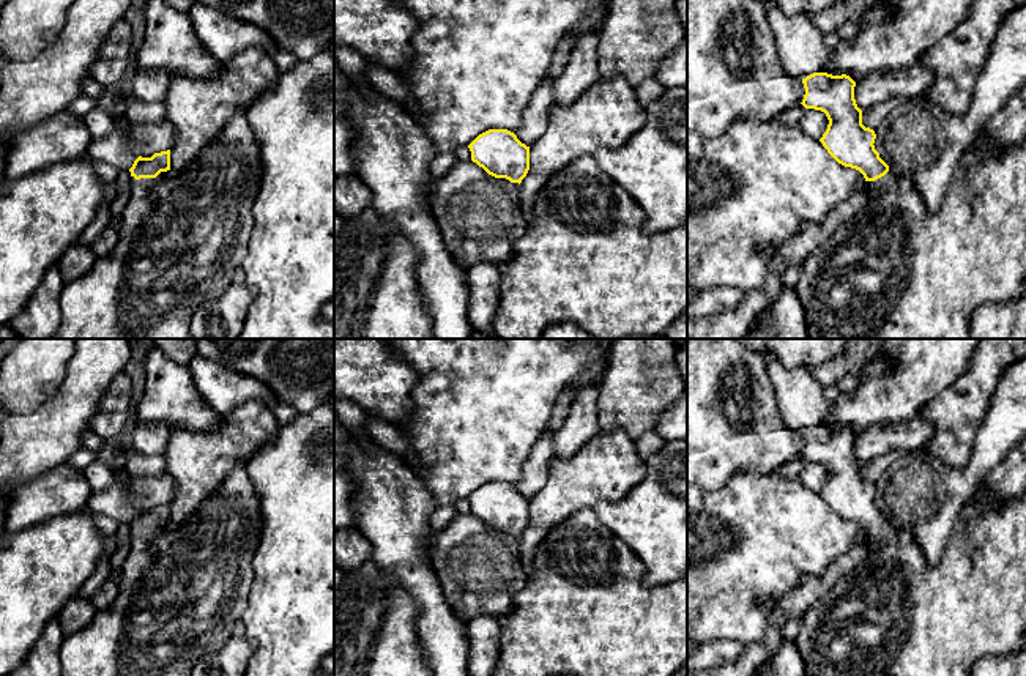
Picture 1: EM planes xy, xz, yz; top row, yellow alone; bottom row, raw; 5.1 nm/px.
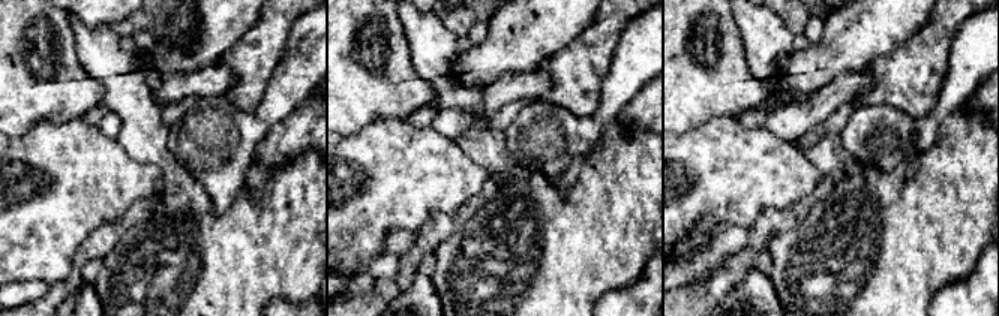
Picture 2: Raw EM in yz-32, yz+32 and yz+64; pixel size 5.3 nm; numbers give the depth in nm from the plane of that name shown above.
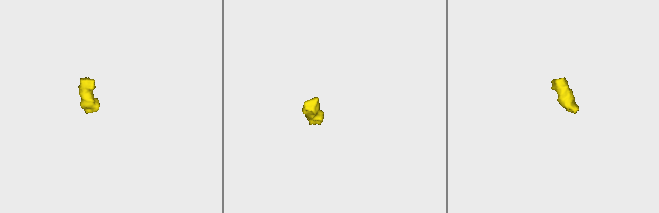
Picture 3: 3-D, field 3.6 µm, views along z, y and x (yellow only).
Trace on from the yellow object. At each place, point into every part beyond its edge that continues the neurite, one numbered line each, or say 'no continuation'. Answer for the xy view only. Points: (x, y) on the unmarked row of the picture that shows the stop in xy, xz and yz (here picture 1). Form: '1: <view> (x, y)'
1: xy (183, 586)

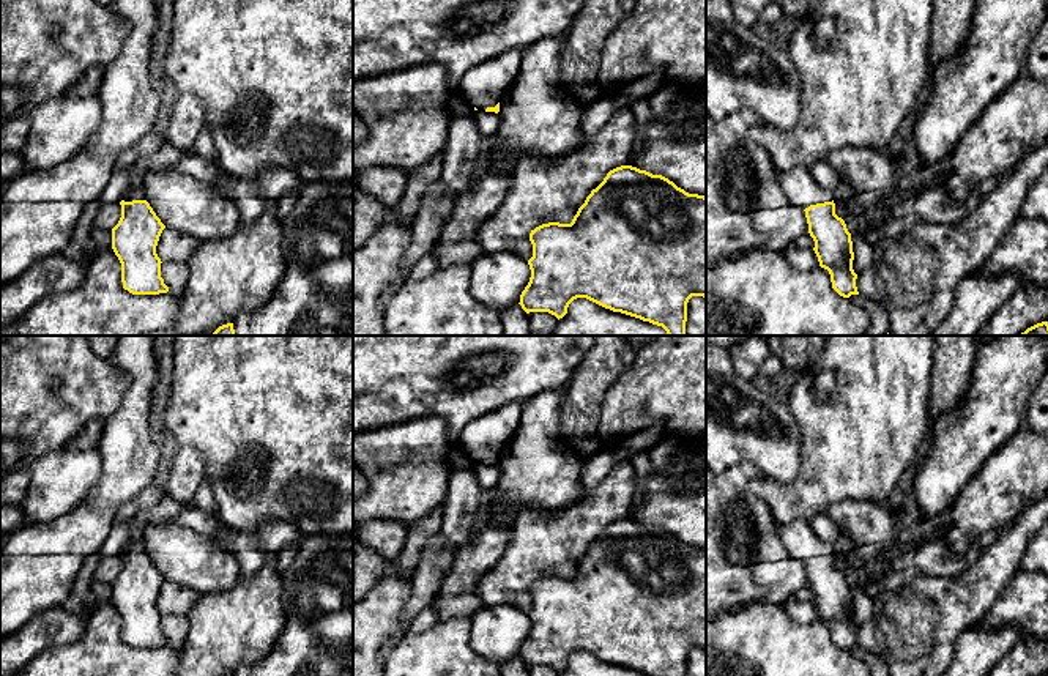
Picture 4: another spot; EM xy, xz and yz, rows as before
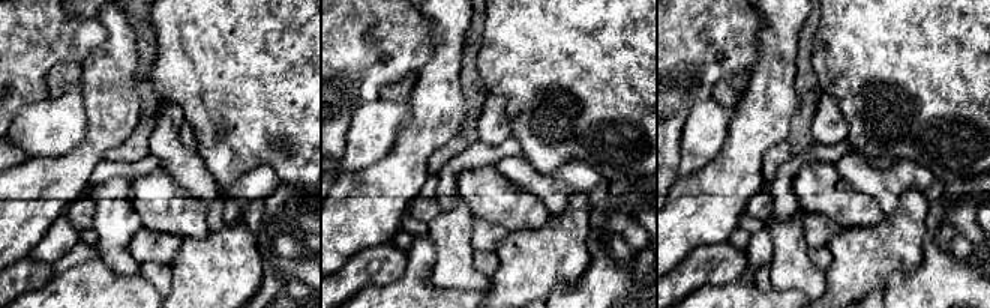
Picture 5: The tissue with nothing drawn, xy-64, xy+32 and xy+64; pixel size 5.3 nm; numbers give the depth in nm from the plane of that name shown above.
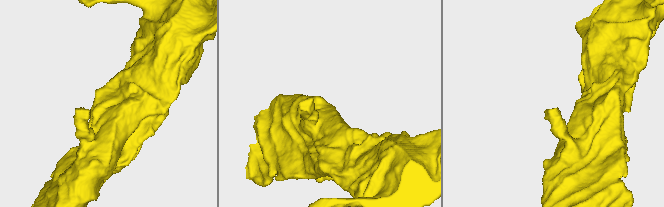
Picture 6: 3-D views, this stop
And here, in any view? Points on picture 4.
1: yz (798, 539)

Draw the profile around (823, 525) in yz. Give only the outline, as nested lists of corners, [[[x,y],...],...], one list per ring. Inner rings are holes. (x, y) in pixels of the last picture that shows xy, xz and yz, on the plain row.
[[[819,514],[810,523],[815,534],[834,548],[840,537],[840,528],[834,520],[827,514]]]

